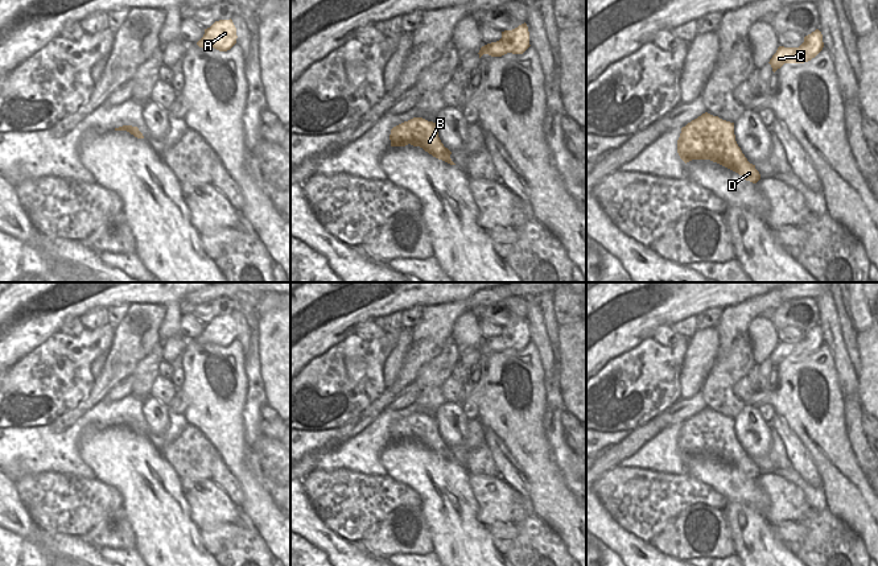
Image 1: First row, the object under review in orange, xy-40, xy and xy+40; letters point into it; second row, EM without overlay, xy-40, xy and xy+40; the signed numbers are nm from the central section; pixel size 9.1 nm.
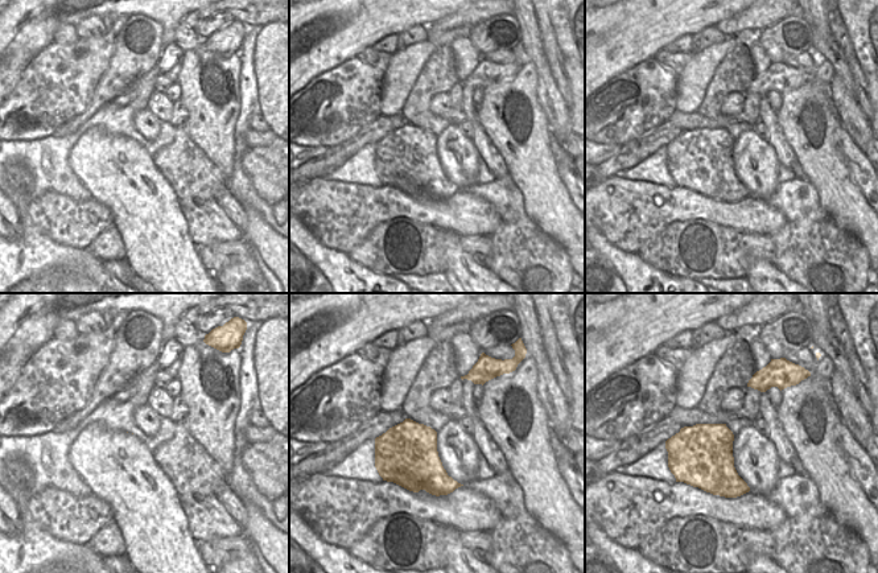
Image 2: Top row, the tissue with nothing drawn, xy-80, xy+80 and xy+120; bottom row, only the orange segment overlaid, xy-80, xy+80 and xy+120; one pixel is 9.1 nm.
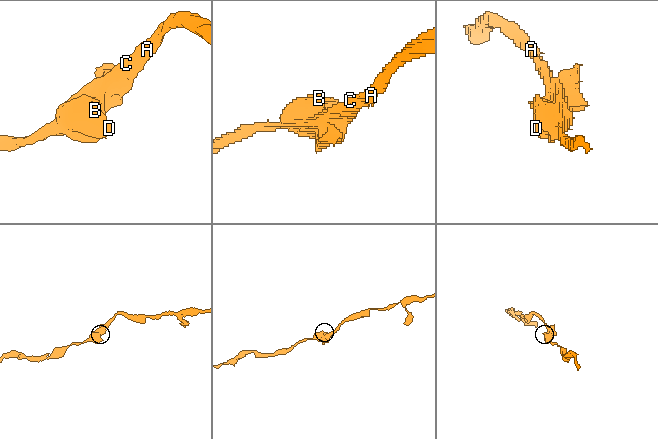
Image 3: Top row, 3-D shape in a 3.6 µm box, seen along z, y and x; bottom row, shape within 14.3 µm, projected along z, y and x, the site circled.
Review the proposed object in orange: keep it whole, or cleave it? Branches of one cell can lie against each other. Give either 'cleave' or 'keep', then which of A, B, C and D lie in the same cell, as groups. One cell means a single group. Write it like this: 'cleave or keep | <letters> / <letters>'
keep | A B C D

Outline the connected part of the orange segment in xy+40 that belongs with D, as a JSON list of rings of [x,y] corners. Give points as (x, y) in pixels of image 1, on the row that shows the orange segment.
[[[708,112],[681,128],[677,153],[687,164],[692,160],[710,160],[757,183],[760,179],[735,141],[734,123]]]

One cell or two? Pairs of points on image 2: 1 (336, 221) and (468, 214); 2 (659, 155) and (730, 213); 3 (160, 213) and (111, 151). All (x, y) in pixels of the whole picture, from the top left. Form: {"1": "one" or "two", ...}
{"1": "one", "2": "two", "3": "one"}

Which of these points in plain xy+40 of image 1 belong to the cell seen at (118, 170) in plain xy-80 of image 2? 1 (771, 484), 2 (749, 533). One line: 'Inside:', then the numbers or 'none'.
Inside: 2

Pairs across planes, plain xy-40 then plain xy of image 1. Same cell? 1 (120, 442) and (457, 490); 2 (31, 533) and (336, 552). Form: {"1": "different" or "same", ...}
{"1": "same", "2": "same"}

